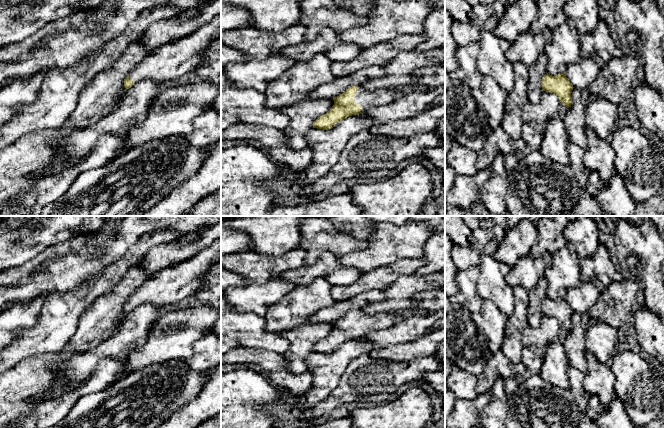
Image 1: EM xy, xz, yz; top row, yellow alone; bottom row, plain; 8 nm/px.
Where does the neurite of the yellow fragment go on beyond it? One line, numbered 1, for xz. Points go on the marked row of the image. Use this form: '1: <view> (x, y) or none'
1: xz (367, 99)

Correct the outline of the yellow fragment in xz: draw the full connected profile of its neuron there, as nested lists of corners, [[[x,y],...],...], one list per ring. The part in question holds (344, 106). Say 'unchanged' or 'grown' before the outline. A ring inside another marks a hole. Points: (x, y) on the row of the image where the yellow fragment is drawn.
grown | [[[361,85],[349,87],[345,92],[333,98],[334,105],[324,115],[313,122],[313,128],[330,130],[339,121],[358,114],[364,114],[372,107],[387,105],[395,100],[399,88],[380,88],[365,90]]]

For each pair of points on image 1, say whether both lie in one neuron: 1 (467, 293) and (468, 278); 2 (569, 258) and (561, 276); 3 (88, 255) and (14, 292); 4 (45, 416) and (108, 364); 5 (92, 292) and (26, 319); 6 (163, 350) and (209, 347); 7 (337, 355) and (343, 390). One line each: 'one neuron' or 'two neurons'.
1: one neuron
2: one neuron
3: one neuron
4: one neuron
5: two neurons
6: two neurons
7: two neurons

